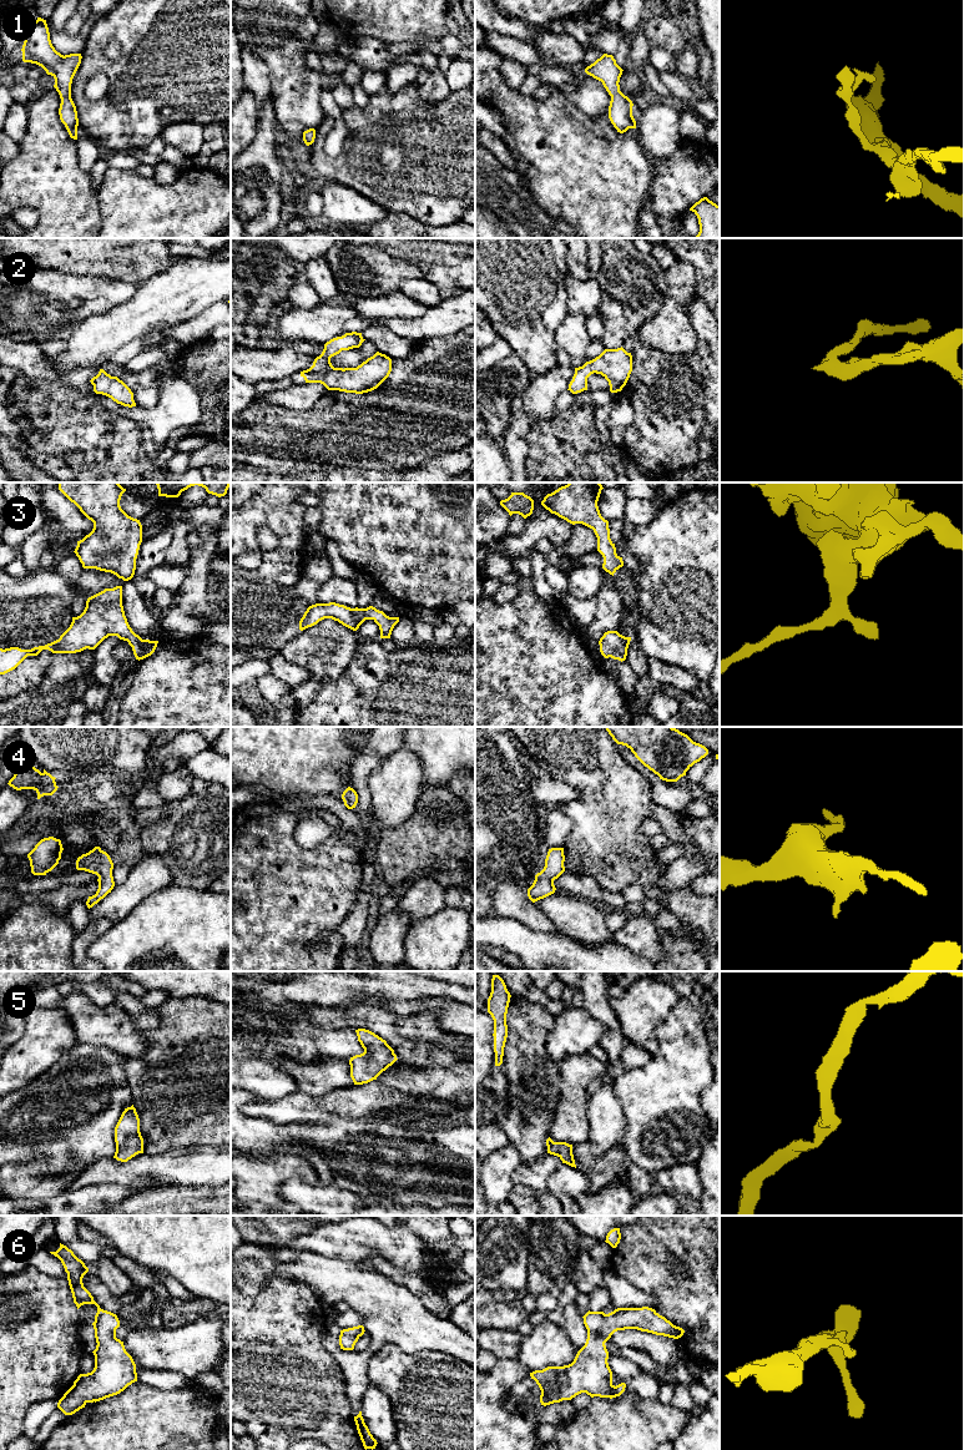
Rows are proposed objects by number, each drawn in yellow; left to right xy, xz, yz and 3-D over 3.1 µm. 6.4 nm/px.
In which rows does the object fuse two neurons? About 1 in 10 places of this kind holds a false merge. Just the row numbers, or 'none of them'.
none of them

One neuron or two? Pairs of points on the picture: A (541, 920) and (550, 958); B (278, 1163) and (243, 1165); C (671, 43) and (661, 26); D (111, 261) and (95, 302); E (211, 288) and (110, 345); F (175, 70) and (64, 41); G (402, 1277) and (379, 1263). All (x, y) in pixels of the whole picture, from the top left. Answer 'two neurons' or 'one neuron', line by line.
A: two neurons
B: one neuron
C: one neuron
D: two neurons
E: one neuron
F: two neurons
G: one neuron

